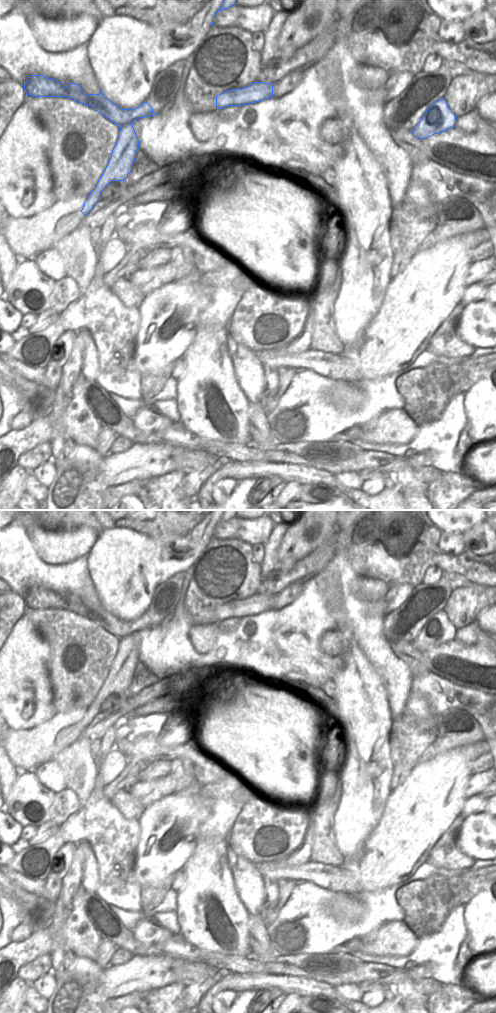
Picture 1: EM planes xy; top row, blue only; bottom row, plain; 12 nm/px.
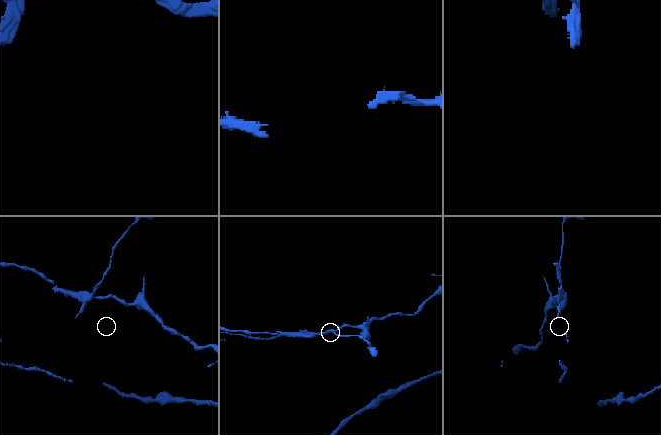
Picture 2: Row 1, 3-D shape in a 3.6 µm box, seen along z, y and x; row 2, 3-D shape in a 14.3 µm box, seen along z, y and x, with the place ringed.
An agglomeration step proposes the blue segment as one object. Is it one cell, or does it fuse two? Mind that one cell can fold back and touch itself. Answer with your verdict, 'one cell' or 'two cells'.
two cells

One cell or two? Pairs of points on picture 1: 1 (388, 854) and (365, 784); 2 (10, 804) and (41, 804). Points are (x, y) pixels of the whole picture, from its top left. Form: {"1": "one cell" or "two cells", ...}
{"1": "two cells", "2": "one cell"}

